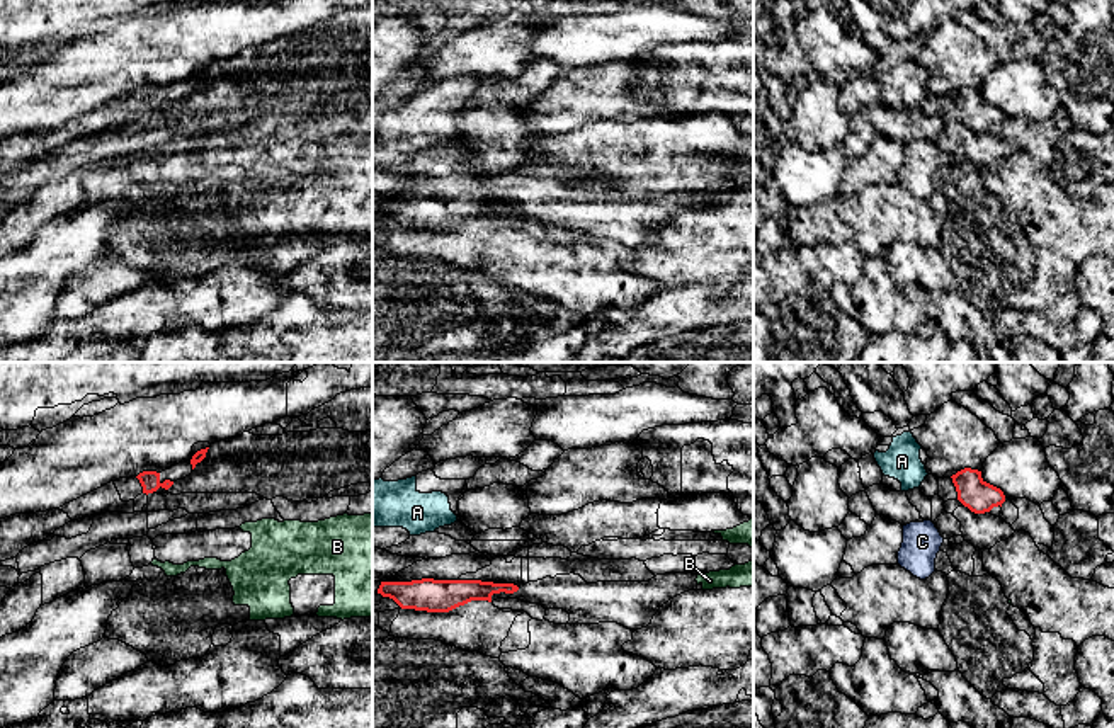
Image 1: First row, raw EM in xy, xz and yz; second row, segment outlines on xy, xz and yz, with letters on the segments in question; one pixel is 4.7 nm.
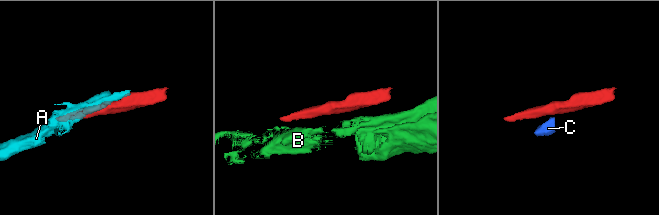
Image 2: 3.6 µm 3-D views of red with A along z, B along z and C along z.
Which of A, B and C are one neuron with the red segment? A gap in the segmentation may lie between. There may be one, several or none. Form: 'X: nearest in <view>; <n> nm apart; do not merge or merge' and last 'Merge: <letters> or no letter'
A: nearest in yz; 110 nm apart; do not merge
B: nearest in xy; 300 nm apart; do not merge
C: nearest in yz; 160 nm apart; do not merge
Merge: no letter

